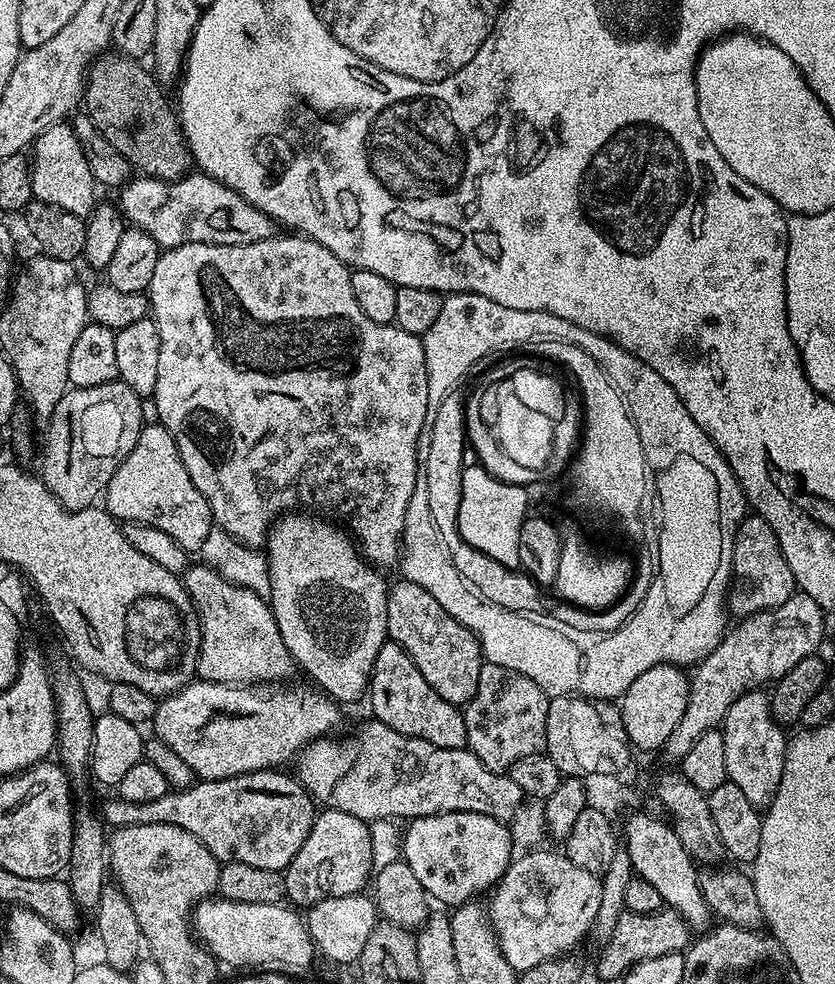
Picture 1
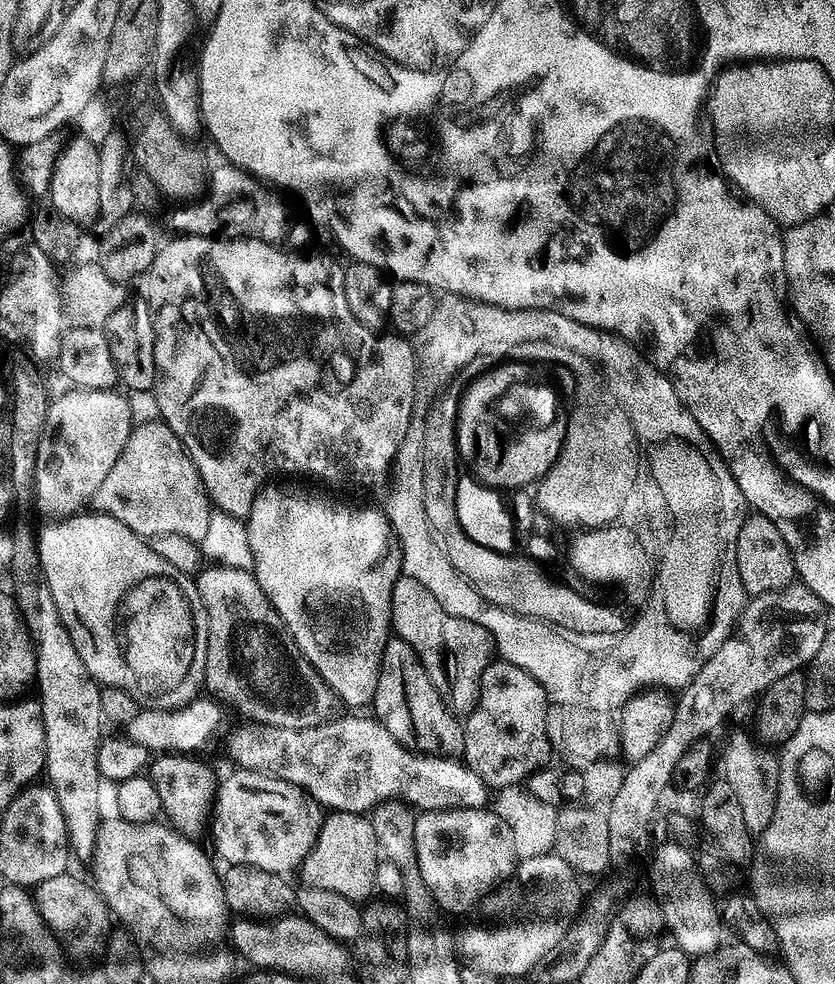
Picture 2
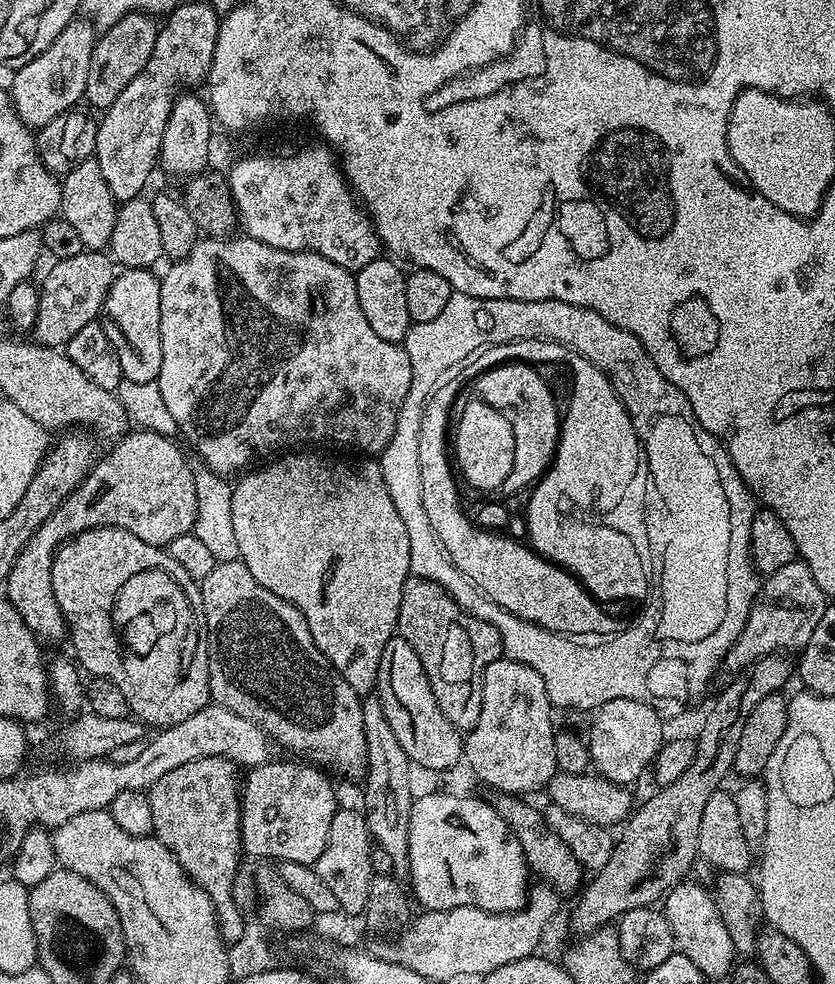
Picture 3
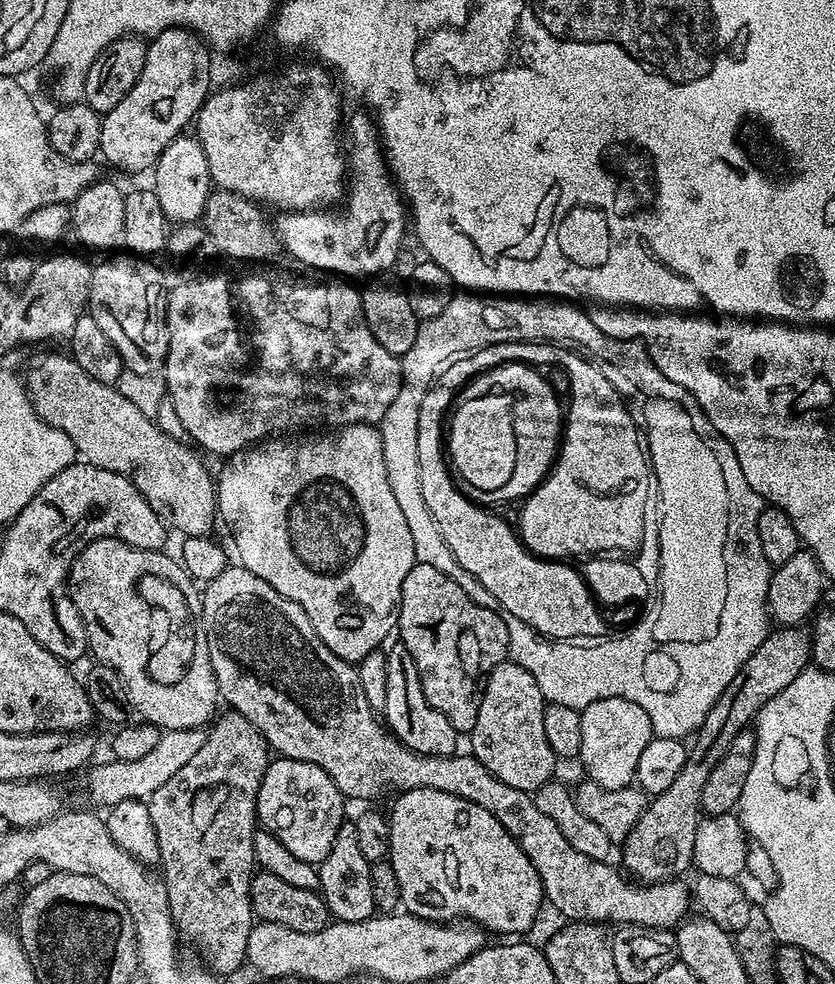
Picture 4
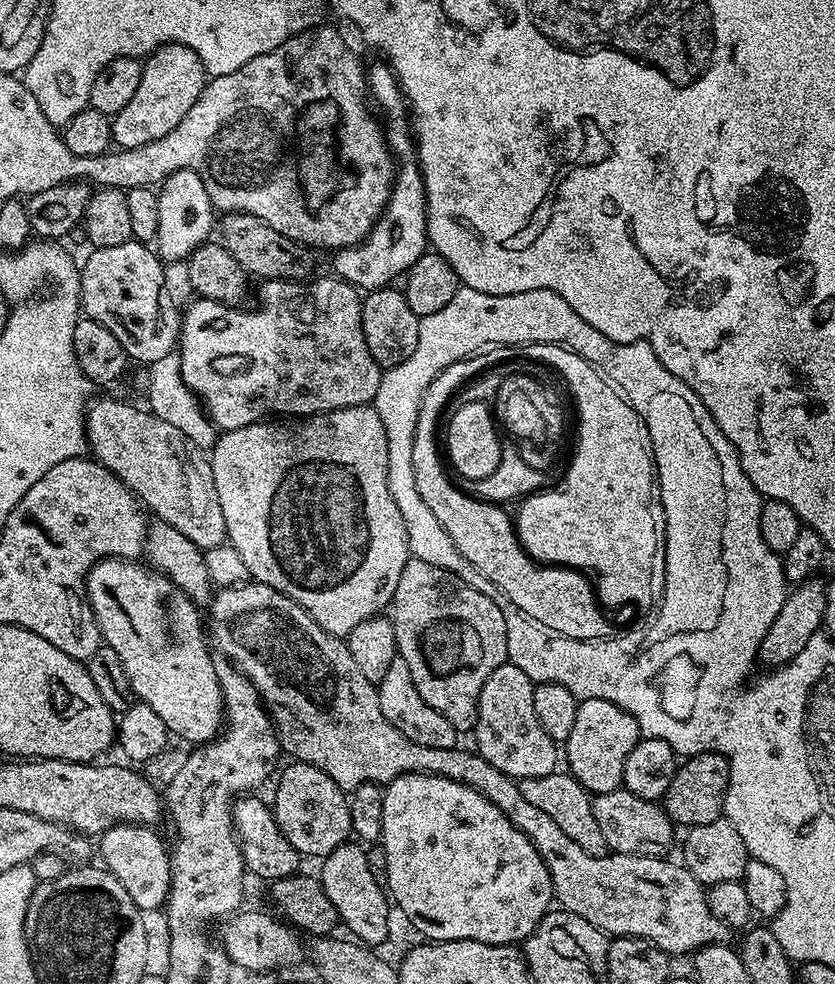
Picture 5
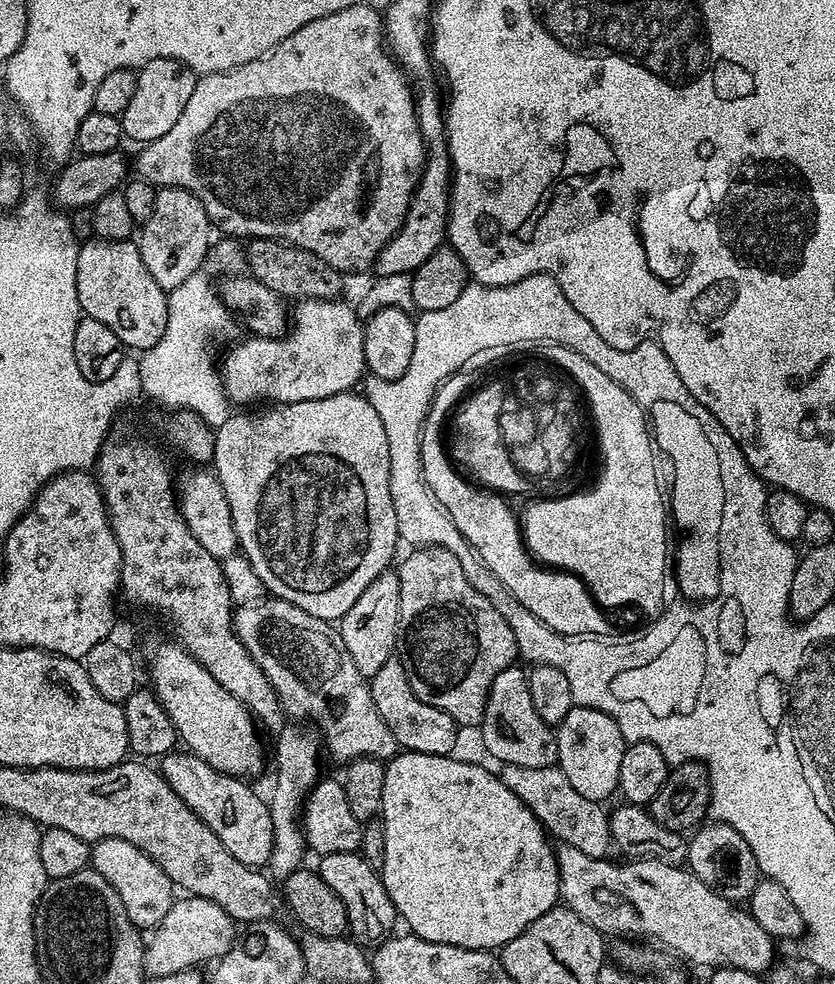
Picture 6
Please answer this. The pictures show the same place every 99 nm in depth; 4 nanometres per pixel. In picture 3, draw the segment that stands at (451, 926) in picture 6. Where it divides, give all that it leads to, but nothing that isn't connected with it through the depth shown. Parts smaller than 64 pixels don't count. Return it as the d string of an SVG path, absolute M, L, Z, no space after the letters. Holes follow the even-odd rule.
M428 792L425 796L417 795L412 802L410 810L410 854L408 855L408 874L407 879L410 883L410 892L414 897L415 903L421 909L429 912L441 912L442 910L454 910L458 906L470 906L471 908L481 908L487 912L517 912L528 903L528 889L530 887L530 869L522 846L518 838L506 826L506 822L498 814L498 810L488 801L475 800L472 796L455 796L452 792Z

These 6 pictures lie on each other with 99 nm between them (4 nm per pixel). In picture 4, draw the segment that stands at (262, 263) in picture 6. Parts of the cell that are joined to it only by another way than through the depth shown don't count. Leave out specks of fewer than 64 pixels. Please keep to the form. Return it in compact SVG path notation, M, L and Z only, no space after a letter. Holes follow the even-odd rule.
M216 188L209 192L204 207L202 225L214 240L214 246L221 257L229 256L232 260L244 262L272 262L276 255L281 255L280 235L275 227L264 217L265 209L255 200L247 200L242 194L225 188Z

